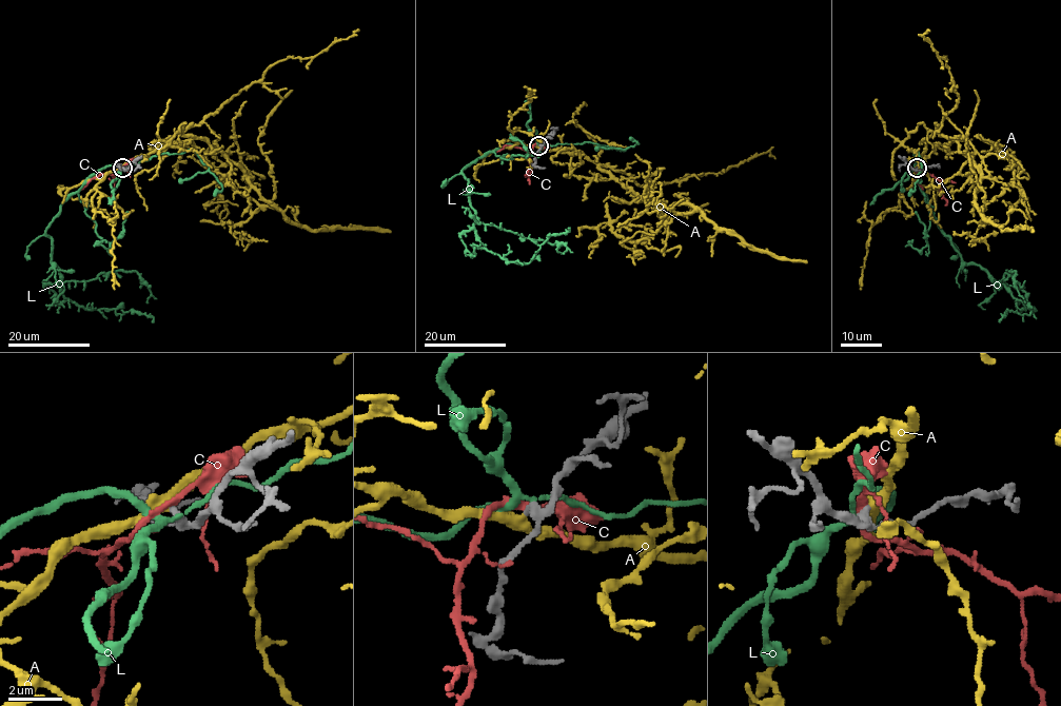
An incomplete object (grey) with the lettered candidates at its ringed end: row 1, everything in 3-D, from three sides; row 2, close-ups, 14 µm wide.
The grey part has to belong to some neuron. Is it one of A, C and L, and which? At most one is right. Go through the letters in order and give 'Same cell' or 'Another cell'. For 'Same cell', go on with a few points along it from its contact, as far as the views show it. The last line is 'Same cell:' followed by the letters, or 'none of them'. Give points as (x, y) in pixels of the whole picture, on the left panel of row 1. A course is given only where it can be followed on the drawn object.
A: Same cell. Its course: (122, 167), (192, 134), (277, 210), (249, 199), (200, 156), (230, 152), (259, 179)
C: Another cell
L: Another cell
Same cell: A

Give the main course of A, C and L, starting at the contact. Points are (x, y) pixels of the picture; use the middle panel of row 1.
A: (538, 144), (584, 153), (659, 209), (688, 203), (637, 241), (616, 232), (642, 226), (675, 257)
C: (539, 144), (532, 146), (527, 174)
L: (541, 143), (496, 148), (463, 171), (475, 237), (504, 259), (528, 263), (551, 235), (568, 228)

